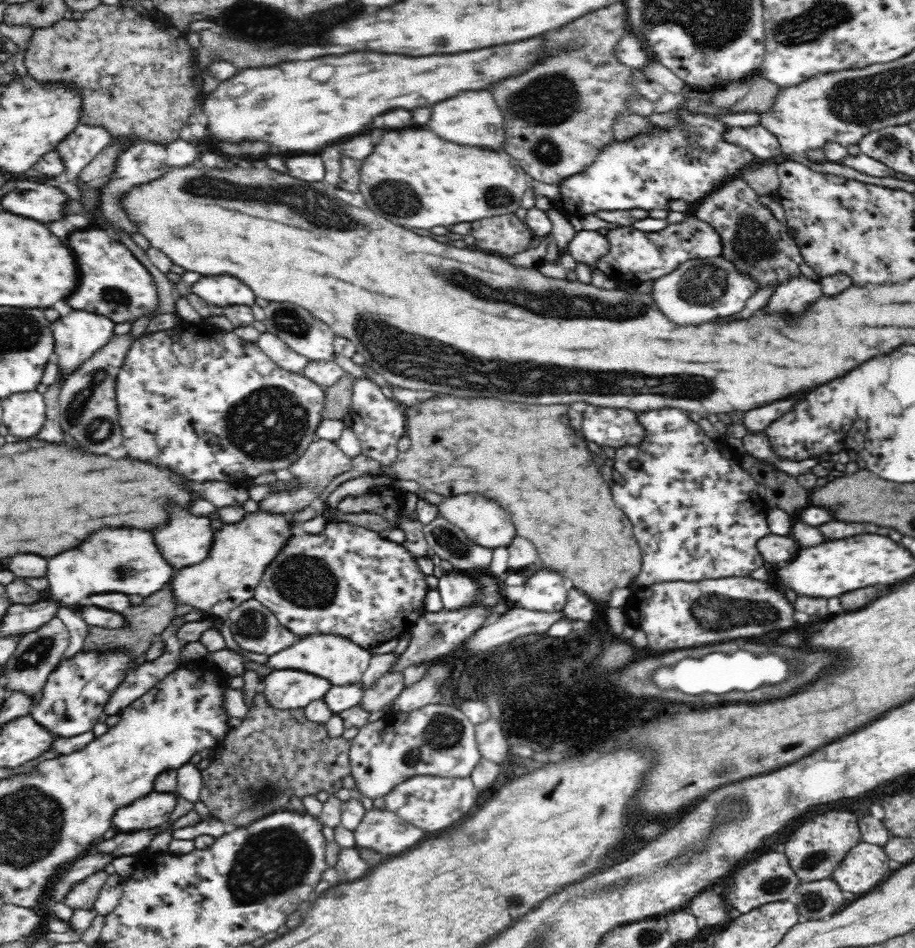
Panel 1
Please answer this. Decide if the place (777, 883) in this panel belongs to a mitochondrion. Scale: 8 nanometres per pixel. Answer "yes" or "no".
yes

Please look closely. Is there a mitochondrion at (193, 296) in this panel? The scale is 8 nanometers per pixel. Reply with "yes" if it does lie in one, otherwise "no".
no

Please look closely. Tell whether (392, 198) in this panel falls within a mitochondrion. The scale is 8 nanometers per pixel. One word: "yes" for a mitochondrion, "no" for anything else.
yes

